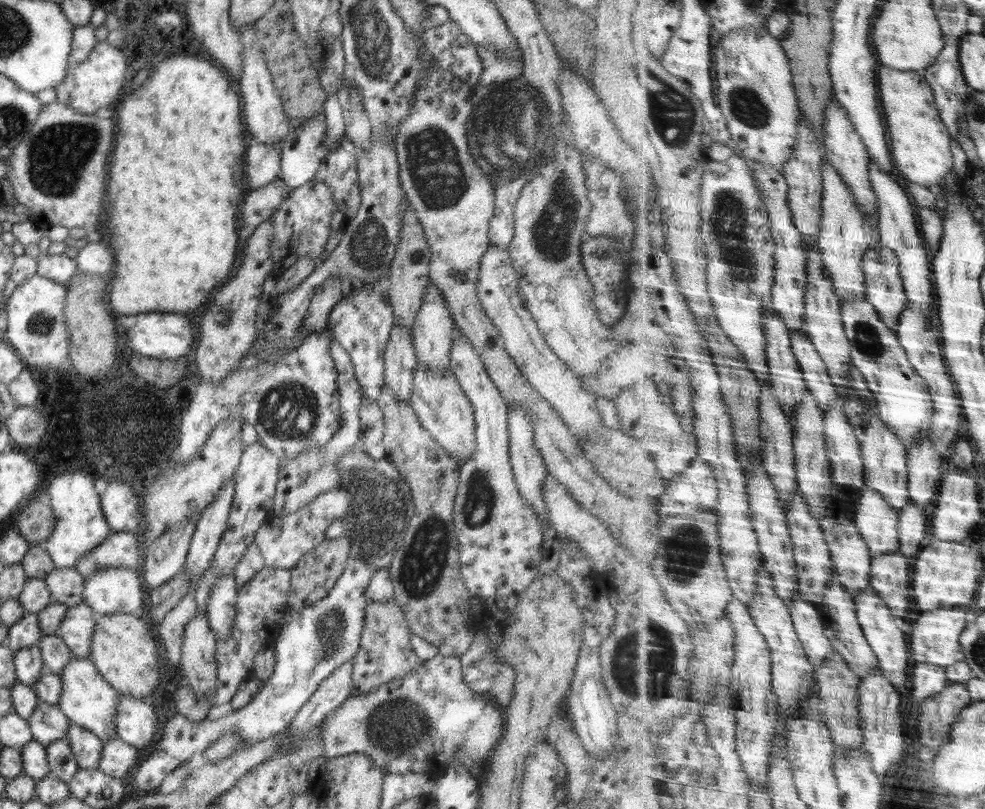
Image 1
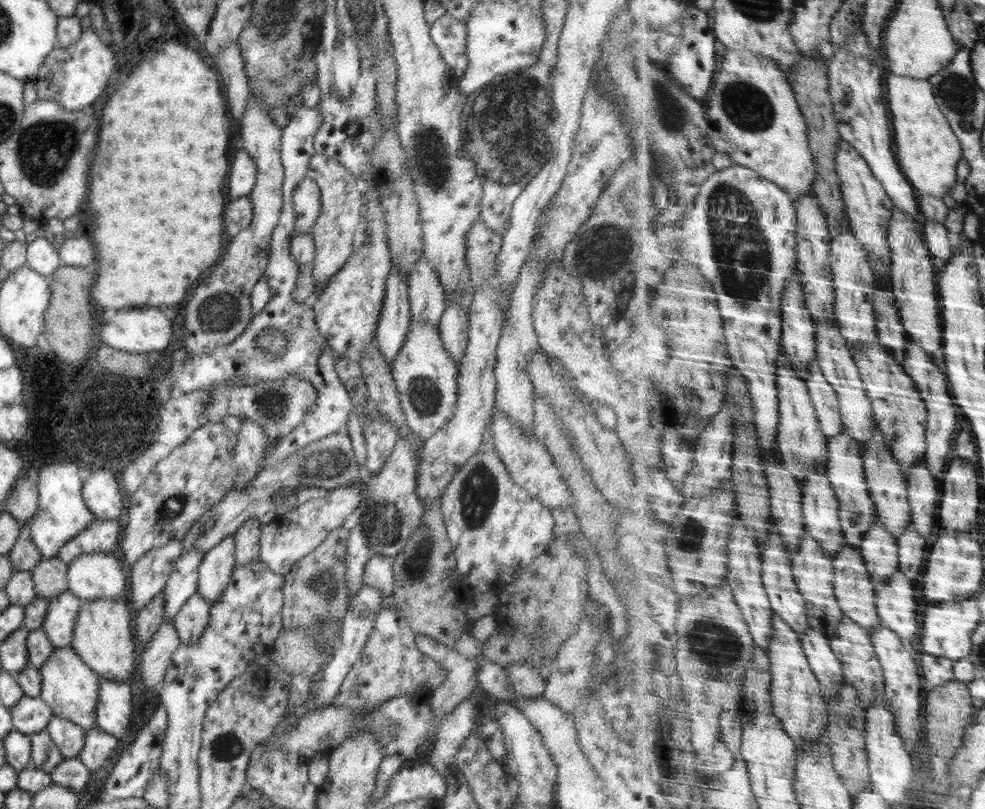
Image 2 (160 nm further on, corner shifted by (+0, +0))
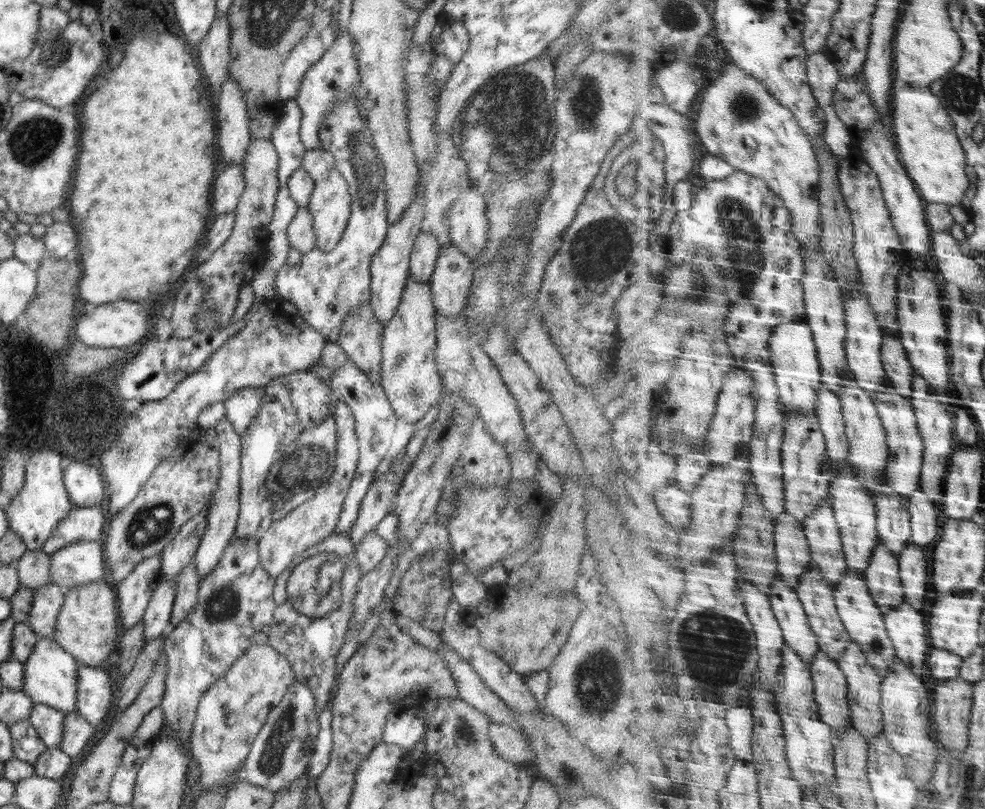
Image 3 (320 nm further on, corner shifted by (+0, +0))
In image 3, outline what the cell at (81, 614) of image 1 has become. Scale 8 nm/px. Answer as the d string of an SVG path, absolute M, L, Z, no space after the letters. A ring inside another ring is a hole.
M53 583L48 584L48 586L44 584L44 586L34 589L33 592L34 602L32 602L30 616L28 616L26 624L38 637L53 638L53 634L56 632L56 620L62 606L64 606L64 600L66 600L68 592Z

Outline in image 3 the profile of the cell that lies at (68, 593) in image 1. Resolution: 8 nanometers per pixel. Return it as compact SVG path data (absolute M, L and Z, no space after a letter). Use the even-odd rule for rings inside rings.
M28 550L20 560L14 563L18 571L21 586L27 589L38 589L52 583L50 577L50 555L37 550Z

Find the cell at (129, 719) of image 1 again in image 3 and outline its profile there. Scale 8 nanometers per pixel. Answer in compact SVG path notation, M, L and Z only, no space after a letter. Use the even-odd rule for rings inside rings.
M81 664L78 677L80 680L76 688L77 712L90 724L100 727L113 710L110 674L100 668Z

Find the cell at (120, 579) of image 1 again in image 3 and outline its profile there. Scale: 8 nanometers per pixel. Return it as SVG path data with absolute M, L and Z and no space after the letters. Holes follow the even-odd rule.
M102 541L74 542L60 552L50 555L52 583L64 588L74 588L88 582L109 582Z

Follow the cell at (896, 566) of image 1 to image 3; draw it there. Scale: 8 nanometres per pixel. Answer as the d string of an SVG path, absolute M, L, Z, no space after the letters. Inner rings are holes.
M902 604L886 613L887 629L897 648L897 656L907 667L919 674L926 670L929 660L928 628L920 610L910 604Z

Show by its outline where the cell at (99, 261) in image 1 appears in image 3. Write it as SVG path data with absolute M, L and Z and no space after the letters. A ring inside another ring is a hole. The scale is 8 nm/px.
M54 222L52 225L47 226L46 233L41 239L45 244L46 257L68 259L69 261L77 258L76 231L69 222Z

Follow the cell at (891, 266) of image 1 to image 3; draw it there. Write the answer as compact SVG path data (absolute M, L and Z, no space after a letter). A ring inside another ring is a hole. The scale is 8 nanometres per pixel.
M886 334L883 359L887 376L900 393L906 396L908 400L913 400L916 372L907 351L900 337Z

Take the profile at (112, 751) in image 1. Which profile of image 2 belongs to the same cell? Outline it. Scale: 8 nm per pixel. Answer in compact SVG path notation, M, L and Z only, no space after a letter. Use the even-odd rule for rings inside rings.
M100 727L85 730L84 748L80 751L77 758L91 771L102 770L104 766L110 764L118 744L121 740L104 732Z

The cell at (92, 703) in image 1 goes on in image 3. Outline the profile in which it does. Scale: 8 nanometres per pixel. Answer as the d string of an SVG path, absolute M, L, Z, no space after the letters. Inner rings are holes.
M38 637L30 656L24 664L24 691L36 704L45 704L66 713L78 713L76 708L76 688L78 688L78 668L80 662L68 654L53 638Z

